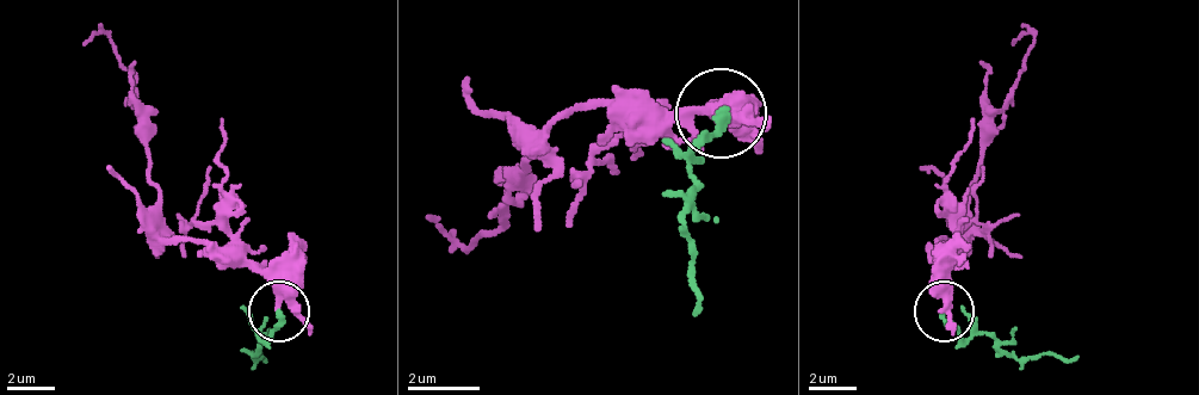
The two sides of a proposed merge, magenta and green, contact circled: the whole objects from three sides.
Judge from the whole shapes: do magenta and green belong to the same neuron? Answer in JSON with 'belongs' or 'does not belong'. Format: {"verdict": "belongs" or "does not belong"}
{"verdict": "belongs"}

